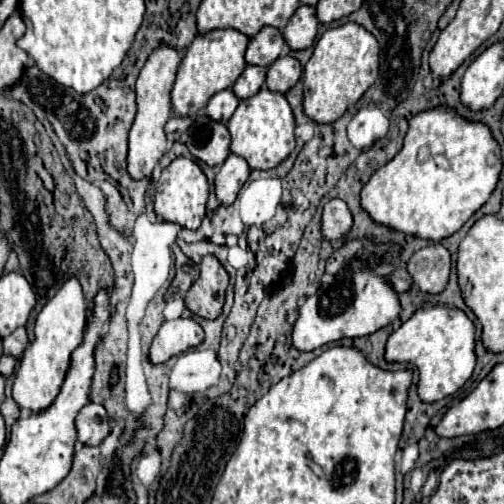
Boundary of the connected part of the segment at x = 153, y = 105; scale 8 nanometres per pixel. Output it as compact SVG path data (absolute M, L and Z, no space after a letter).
M159 43L155 47L155 51L149 55L149 59L145 61L145 65L137 77L137 117L135 117L135 123L129 133L129 155L127 155L127 163L129 163L127 171L133 179L151 177L155 165L167 151L167 139L165 139L163 127L171 117L169 93L171 93L175 71L177 71L179 63L181 63L181 51L177 51L171 45Z

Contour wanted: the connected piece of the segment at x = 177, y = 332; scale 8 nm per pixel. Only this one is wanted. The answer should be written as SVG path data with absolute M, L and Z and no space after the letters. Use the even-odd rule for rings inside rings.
M193 319L165 321L159 333L153 337L149 359L151 363L165 363L173 355L179 355L203 341L203 329Z

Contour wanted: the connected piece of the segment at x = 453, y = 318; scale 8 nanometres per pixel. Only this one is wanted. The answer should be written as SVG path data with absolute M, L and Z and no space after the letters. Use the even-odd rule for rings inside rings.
M441 305L419 309L409 321L389 335L385 361L415 365L419 369L419 399L423 403L439 401L461 389L475 369L475 327L459 309Z

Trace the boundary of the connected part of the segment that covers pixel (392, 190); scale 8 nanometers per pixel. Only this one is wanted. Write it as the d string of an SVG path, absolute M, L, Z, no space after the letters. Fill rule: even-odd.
M435 107L435 111L423 111L423 115L415 115L415 119L411 119L403 149L385 167L377 169L367 185L361 189L361 207L379 225L417 239L441 241L459 231L465 221L489 201L499 181L499 173L499 145L495 143L489 127L483 123L469 123L465 119L459 119L451 109L443 111L443 107ZM423 149L427 149L429 155L421 159L417 155Z

